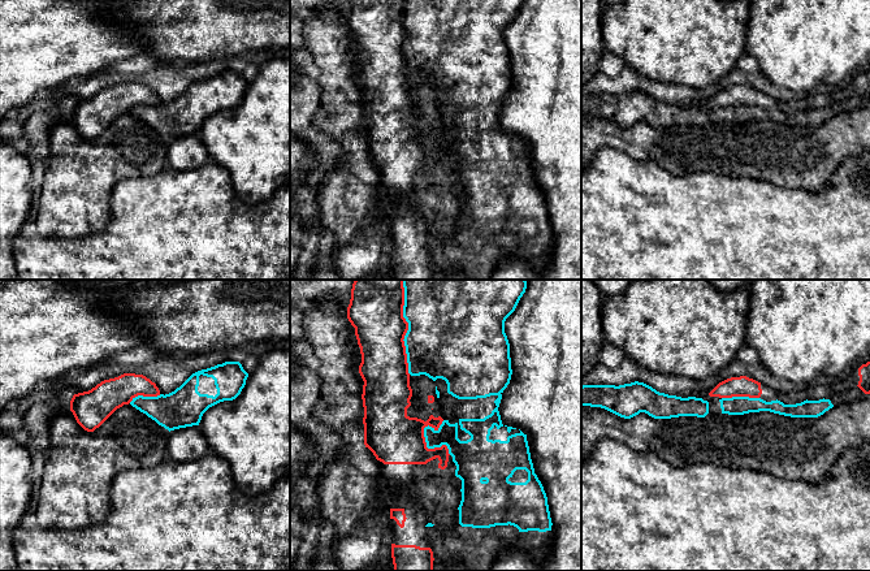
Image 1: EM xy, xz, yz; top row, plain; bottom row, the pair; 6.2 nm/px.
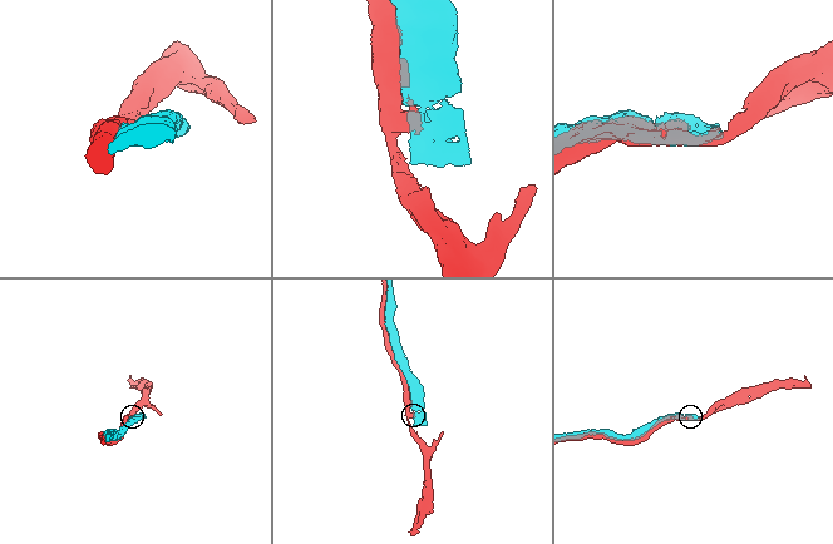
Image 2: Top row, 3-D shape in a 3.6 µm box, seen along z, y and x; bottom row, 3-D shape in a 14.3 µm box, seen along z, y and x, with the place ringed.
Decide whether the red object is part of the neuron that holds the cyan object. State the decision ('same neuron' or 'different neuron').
different neuron

